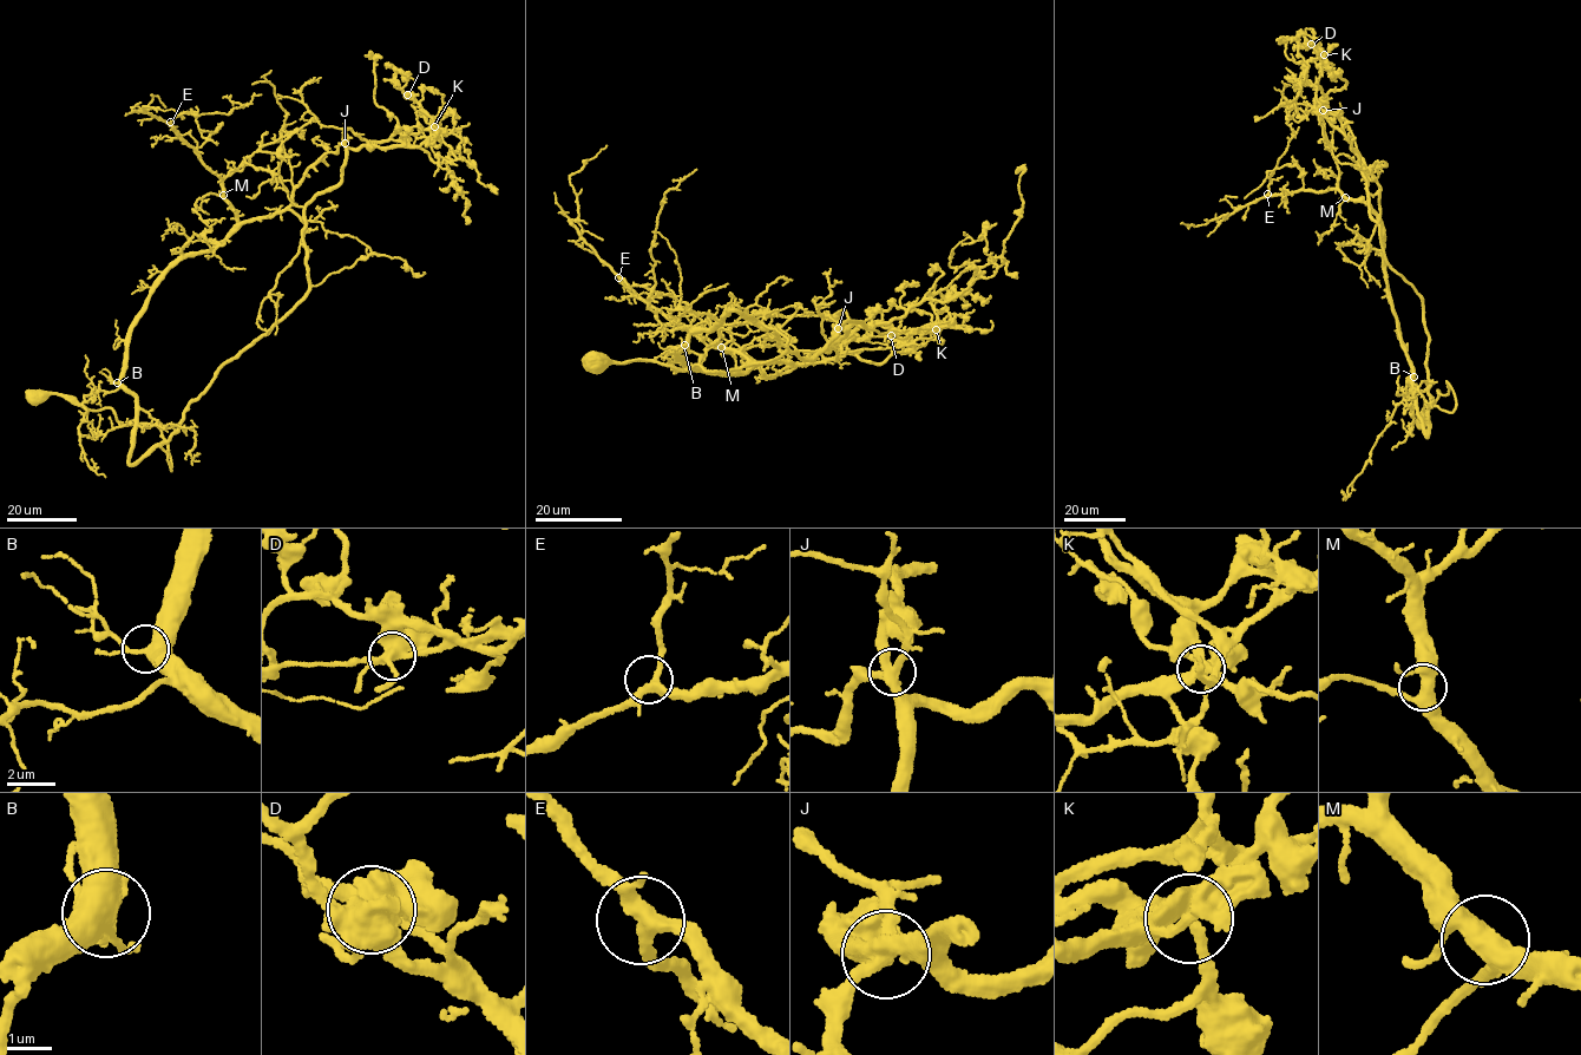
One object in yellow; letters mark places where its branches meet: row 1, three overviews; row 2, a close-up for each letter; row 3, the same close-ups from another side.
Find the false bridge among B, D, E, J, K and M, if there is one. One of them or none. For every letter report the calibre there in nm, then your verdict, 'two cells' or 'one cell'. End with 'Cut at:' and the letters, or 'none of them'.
B: 360 nm thick; one cell
D: 500 nm thick; one cell
E: 320 nm thick; one cell
J: 360 nm thick; one cell
K: 400 nm thick; one cell
M: 420 nm thick; one cell
Cut at: none of them

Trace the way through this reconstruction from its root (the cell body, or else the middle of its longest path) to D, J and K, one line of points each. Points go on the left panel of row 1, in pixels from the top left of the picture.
D: (34, 397), (156, 426), (171, 470), (188, 405), (309, 288), (345, 130), (433, 125), (407, 94)
J: (34, 397), (156, 426), (171, 470), (159, 445), (188, 405), (309, 288), (304, 207), (341, 181), (343, 144)
K: (34, 397), (156, 426), (171, 470), (188, 405), (309, 288), (304, 207), (341, 181), (345, 130), (434, 126)

